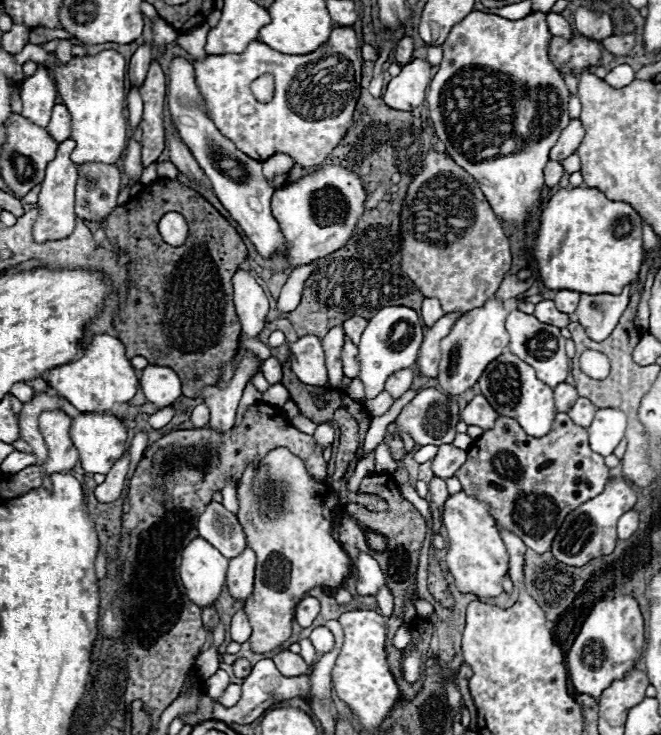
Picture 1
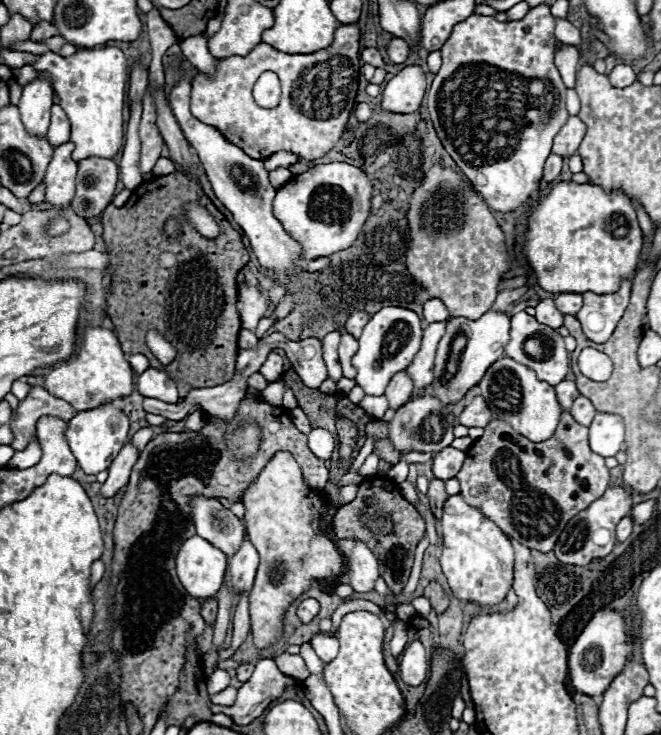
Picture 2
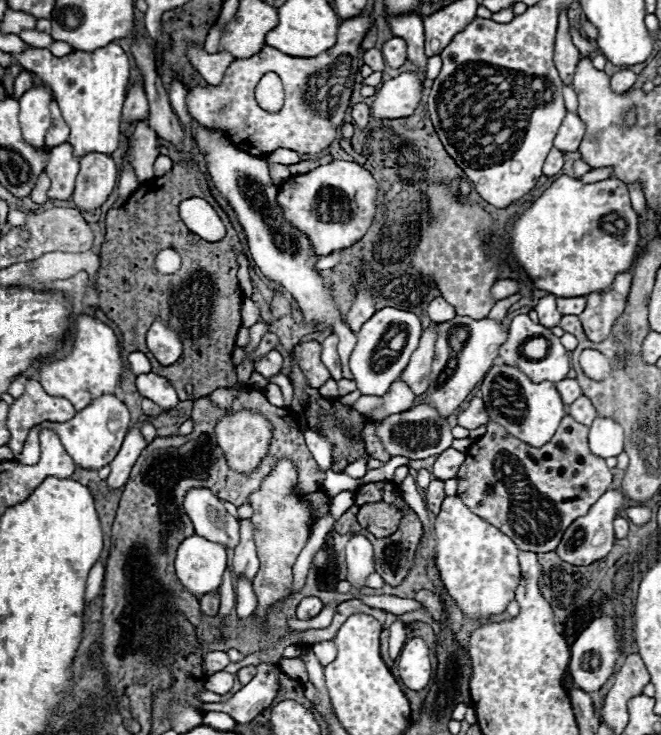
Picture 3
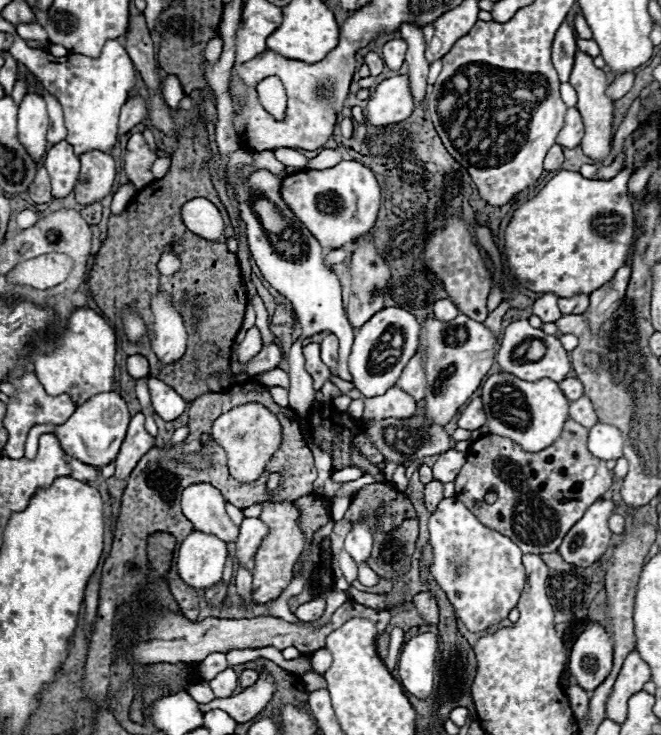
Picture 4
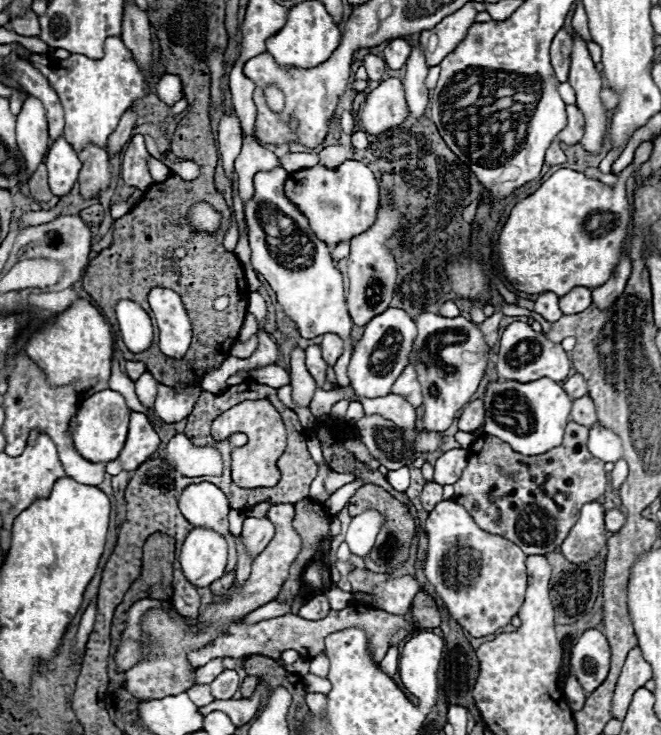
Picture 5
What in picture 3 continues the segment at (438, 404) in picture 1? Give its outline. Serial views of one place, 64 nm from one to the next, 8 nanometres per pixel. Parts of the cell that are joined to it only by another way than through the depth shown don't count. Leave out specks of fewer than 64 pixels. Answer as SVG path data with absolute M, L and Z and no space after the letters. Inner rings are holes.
M418 404L418 406L410 408L408 412L388 416L386 420L378 422L376 436L380 438L384 450L390 456L406 456L410 460L424 460L428 456L438 456L444 450L448 450L454 440L448 422L442 420L438 416L438 412L434 412L434 408L430 408L430 404Z

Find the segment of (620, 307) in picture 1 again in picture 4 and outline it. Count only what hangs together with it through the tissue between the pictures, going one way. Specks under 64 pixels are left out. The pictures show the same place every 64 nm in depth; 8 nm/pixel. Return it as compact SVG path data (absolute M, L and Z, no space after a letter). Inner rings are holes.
M622 266L614 278L604 284L602 288L590 292L590 306L586 310L586 318L588 318L588 324L590 328L596 332L612 314L614 310L618 308L622 296L626 294L626 286L628 286L628 280L630 280L630 266Z

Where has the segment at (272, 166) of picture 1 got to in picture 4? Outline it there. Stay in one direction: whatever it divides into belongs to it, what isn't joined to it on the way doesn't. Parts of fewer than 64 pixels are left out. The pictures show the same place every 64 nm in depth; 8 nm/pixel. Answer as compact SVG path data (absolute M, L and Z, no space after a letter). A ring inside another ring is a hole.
M278 148L278 150L274 150L274 154L286 168L298 168L300 170L300 168L306 168L310 162L310 158L306 154L292 150L292 148Z

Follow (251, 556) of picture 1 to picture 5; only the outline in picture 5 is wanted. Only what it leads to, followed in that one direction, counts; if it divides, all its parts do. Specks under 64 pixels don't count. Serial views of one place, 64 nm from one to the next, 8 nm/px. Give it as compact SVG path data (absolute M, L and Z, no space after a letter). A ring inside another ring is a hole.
M264 516L264 518L246 518L244 520L244 530L242 538L252 556L258 556L266 548L266 544L274 538L274 524Z

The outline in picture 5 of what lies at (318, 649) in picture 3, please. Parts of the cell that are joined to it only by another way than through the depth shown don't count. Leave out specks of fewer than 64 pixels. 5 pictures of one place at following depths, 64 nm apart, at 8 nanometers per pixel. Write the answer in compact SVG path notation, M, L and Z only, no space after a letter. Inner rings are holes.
M316 656L310 660L310 674L318 676L318 678L326 678L328 676L328 658L326 656Z

